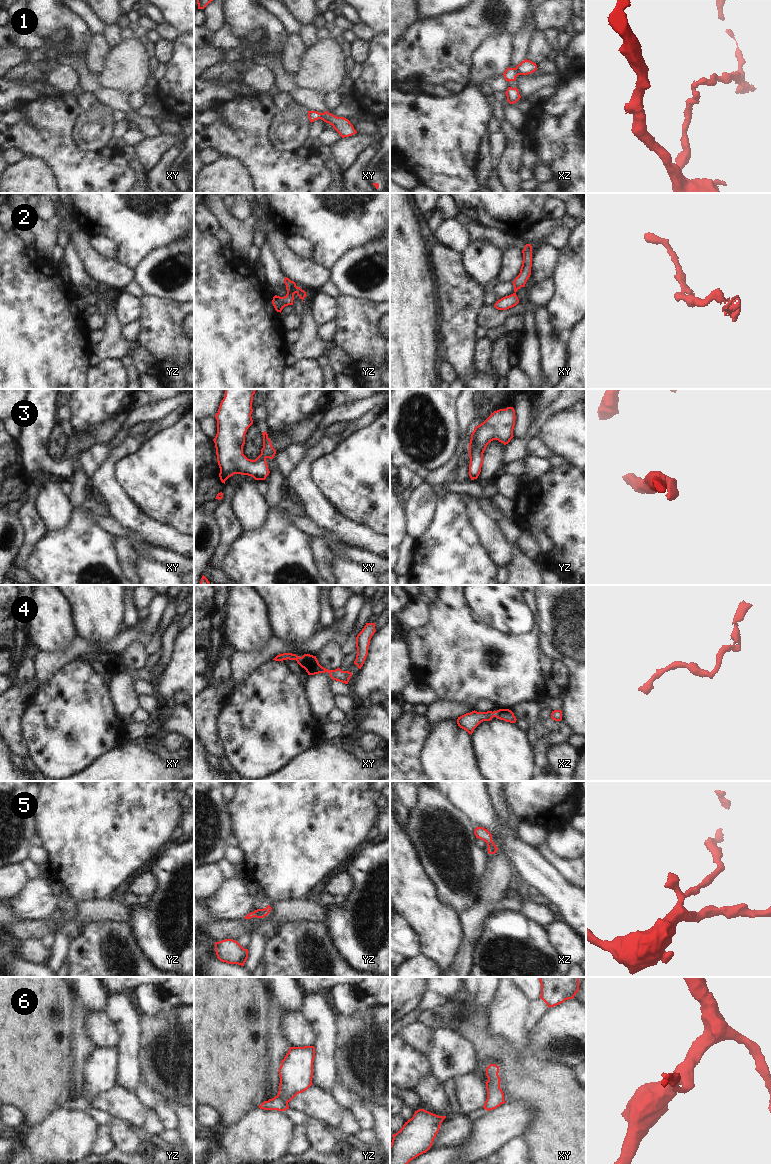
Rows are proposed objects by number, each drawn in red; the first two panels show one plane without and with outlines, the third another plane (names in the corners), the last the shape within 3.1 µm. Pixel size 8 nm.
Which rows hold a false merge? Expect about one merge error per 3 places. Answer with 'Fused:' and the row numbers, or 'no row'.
Fused: 1, 2

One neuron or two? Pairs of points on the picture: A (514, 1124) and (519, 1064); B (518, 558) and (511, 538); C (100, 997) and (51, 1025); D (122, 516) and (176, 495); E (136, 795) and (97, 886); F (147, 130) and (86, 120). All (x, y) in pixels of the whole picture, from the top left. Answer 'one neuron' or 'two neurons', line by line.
A: two neurons
B: one neuron
C: two neurons
D: two neurons
E: one neuron
F: two neurons

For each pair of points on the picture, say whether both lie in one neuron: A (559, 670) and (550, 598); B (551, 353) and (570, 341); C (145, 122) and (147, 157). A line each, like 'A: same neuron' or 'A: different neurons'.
A: different neurons
B: different neurons
C: different neurons

